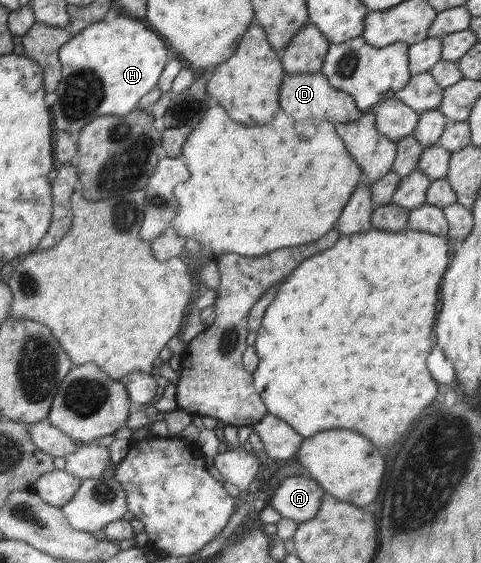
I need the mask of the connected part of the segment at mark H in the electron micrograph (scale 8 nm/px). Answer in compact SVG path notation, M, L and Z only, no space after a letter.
M117 16L113 21L100 20L88 24L78 35L64 43L59 49L61 61L61 80L58 87L46 94L47 105L54 105L54 129L58 132L80 132L98 115L126 115L134 109L134 105L154 89L160 73L168 61L168 49L164 41L150 31L140 19L130 19L130 16Z

